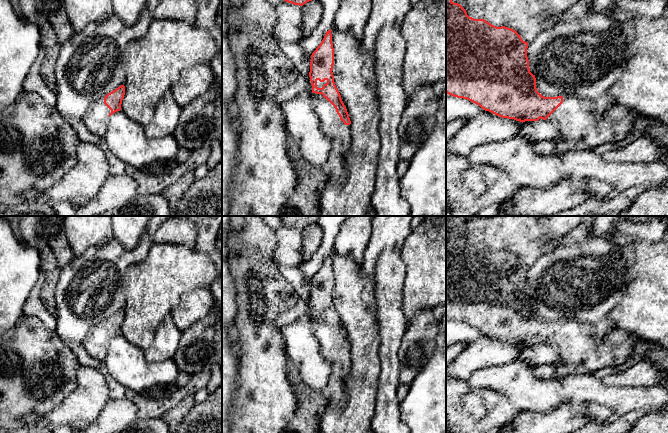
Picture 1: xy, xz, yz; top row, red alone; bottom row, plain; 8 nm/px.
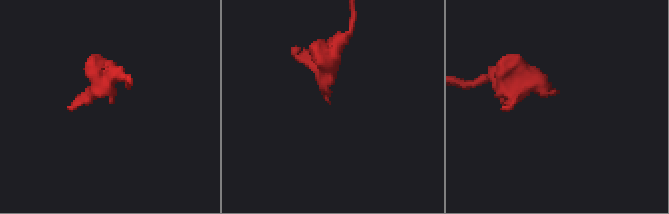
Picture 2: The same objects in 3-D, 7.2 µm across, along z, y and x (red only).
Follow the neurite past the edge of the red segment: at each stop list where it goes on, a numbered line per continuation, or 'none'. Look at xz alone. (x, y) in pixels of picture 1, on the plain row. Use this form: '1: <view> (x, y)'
1: xz (334, 353)

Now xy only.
1: xy (96, 343)

